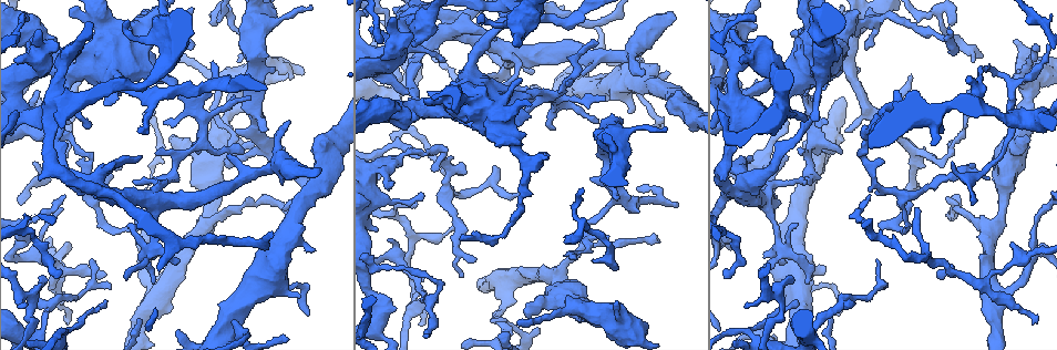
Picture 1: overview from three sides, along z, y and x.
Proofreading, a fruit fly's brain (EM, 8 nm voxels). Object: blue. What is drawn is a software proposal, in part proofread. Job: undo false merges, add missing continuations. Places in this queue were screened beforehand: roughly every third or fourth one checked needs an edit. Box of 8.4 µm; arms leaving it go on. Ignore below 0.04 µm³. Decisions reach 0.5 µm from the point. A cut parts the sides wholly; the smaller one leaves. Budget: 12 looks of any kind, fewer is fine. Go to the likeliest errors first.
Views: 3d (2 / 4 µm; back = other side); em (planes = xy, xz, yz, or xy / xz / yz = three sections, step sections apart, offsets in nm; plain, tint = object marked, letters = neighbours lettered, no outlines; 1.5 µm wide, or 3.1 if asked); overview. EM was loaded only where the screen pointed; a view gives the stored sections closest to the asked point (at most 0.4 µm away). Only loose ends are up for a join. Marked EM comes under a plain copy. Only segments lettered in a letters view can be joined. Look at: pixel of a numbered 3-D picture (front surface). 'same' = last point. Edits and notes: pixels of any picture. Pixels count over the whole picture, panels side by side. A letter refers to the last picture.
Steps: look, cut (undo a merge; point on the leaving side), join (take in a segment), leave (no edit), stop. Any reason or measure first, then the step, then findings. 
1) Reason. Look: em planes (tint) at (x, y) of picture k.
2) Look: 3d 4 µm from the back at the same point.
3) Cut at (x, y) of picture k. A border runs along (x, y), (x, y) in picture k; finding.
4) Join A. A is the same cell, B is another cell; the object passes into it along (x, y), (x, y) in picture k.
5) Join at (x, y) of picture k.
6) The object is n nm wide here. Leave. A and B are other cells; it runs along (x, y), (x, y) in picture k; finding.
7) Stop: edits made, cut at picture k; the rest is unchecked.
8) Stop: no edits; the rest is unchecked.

An open end. Look: 3d 4 µm from the back at (848, 303) of picture 1.

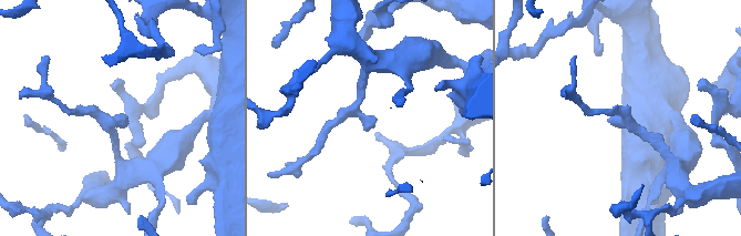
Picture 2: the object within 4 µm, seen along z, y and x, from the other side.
Look: em yz step 8 (letters) at (623, 121) of picture 2.

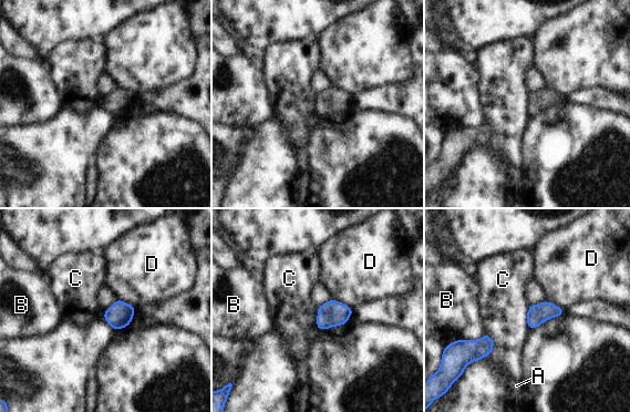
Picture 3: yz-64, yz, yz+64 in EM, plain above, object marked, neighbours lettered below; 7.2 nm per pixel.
The object is 150 nm wide here; the longest contact is with B, 220 nm. Leave. A, B, C and D are other cells; none of them fits.

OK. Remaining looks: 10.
Free end. Look: 3d 4 µm from the back at (1033, 324) of picture 1.

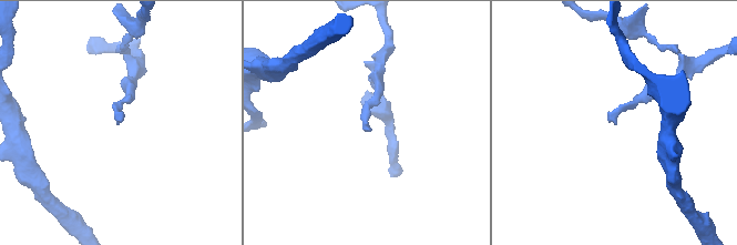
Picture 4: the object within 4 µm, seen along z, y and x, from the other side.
Look: em xy step 4 (letters) at (118, 124) of picture 4.

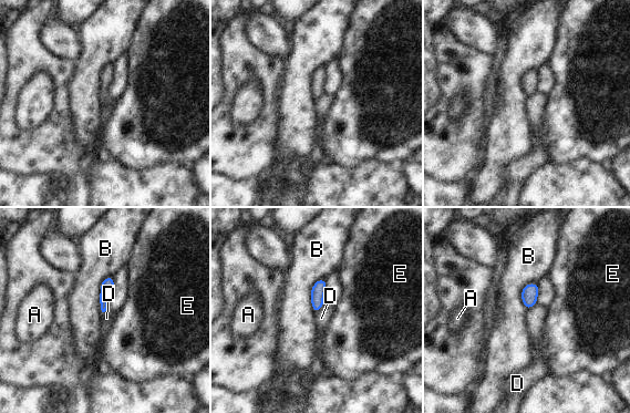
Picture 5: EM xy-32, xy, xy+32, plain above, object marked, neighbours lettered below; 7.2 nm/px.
Cut it another way. Look: em planes (letters) at the same point.

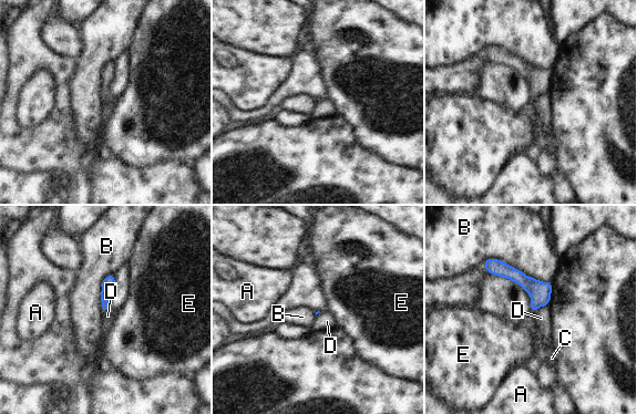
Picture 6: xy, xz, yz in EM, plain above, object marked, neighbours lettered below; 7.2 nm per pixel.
Leave. A, B, C, D and E are other cells; a border runs along (547, 304), (541, 306), (532, 313) in picture 6; none of them fits.

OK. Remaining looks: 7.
Branch stops here. Look: em yz step 8 (tint) at (242, 141) of picture 1.

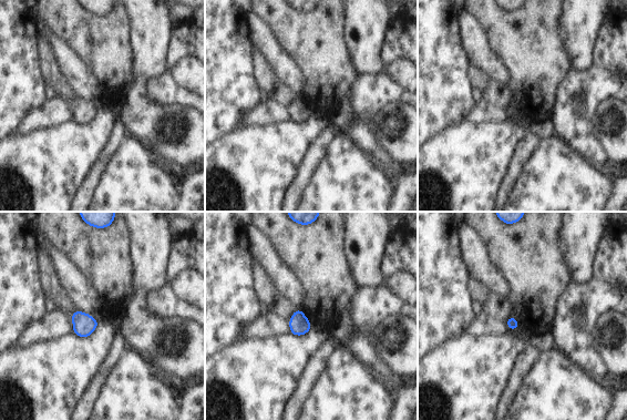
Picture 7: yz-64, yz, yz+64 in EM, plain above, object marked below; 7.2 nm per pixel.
Look: em planes (letters) at the same point.

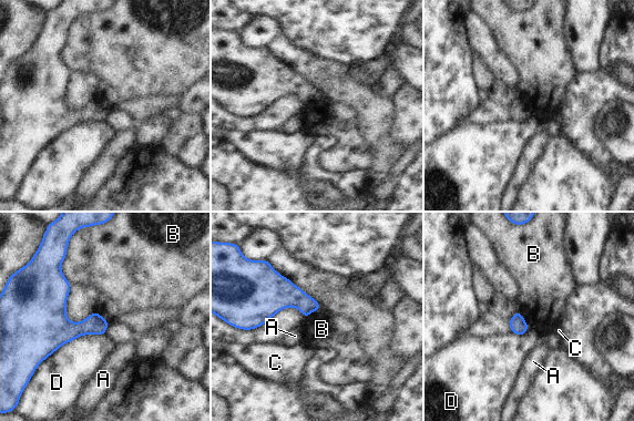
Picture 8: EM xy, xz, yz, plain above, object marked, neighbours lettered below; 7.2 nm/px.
Leave. A, B, C and D are other cells; a border runs along (65, 252), (61, 273), (71, 284) in picture 8; no lettered segment goes on from it.

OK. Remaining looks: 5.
An open end. Look: em planes (tint) at (108, 287) of picture 1.

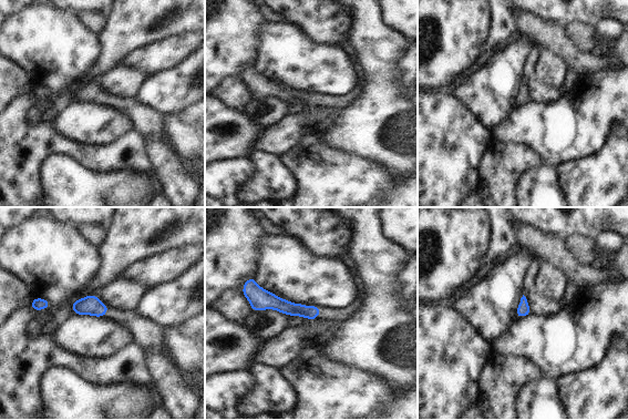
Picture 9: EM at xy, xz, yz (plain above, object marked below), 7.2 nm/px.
Look: em planes (letters) at the same point.

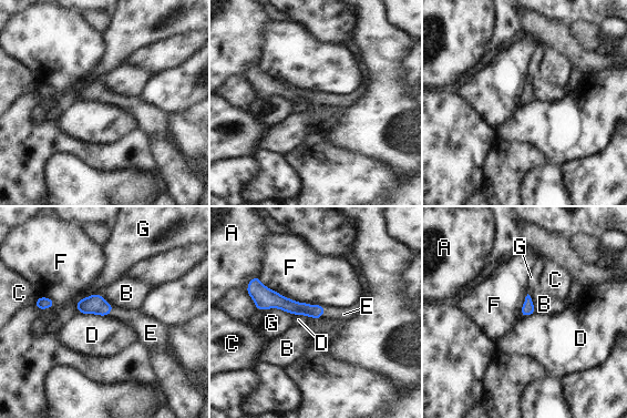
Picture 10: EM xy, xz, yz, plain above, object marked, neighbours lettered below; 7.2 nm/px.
The object is 90 nm wide here. Join E. E is the same cell, A, B, C, D, F and G are other cells; the neuron continues.

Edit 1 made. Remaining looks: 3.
Branch stops here. Look: em planes (tint) at (673, 20) of picture 1.

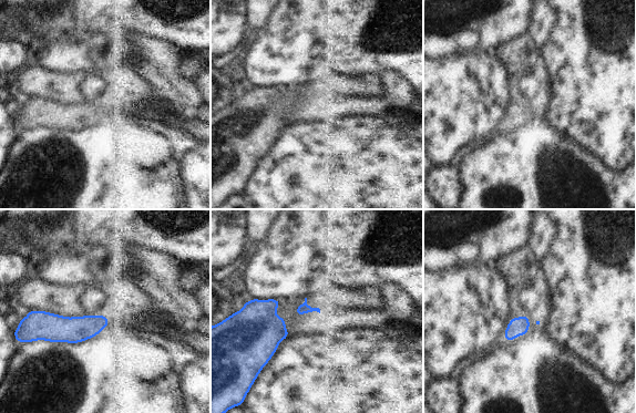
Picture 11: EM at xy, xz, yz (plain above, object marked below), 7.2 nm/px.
Look: em planes (letters) at the same point.

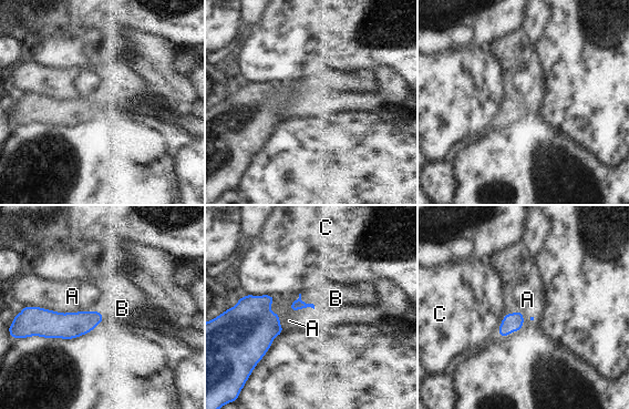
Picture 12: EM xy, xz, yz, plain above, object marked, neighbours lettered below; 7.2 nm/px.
Join B. B is the same cell, A and C are other cells; the object passes into it along (71, 325), (102, 316), (122, 308) in picture 12; it goes on there.

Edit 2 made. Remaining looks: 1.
Stop: edits made, join at picture 10, join at picture 12; the rest is unchecked.

